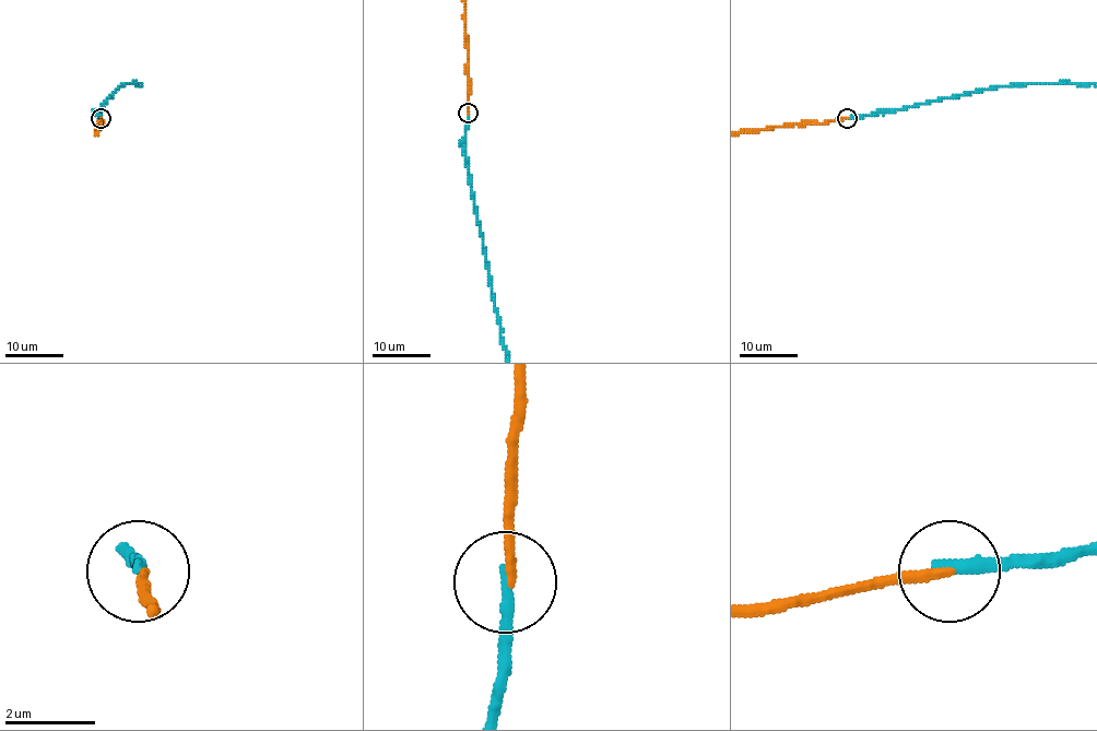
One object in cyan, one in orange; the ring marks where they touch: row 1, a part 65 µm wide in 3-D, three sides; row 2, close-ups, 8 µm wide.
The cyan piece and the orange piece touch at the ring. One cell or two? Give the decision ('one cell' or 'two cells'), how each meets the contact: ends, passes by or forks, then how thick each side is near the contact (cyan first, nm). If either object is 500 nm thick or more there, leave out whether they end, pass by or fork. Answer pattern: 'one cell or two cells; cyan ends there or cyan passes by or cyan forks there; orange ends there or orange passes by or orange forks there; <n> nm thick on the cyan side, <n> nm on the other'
two cells; cyan ends there; orange ends there; 320 nm thick on the cyan side, 200 nm on the other

